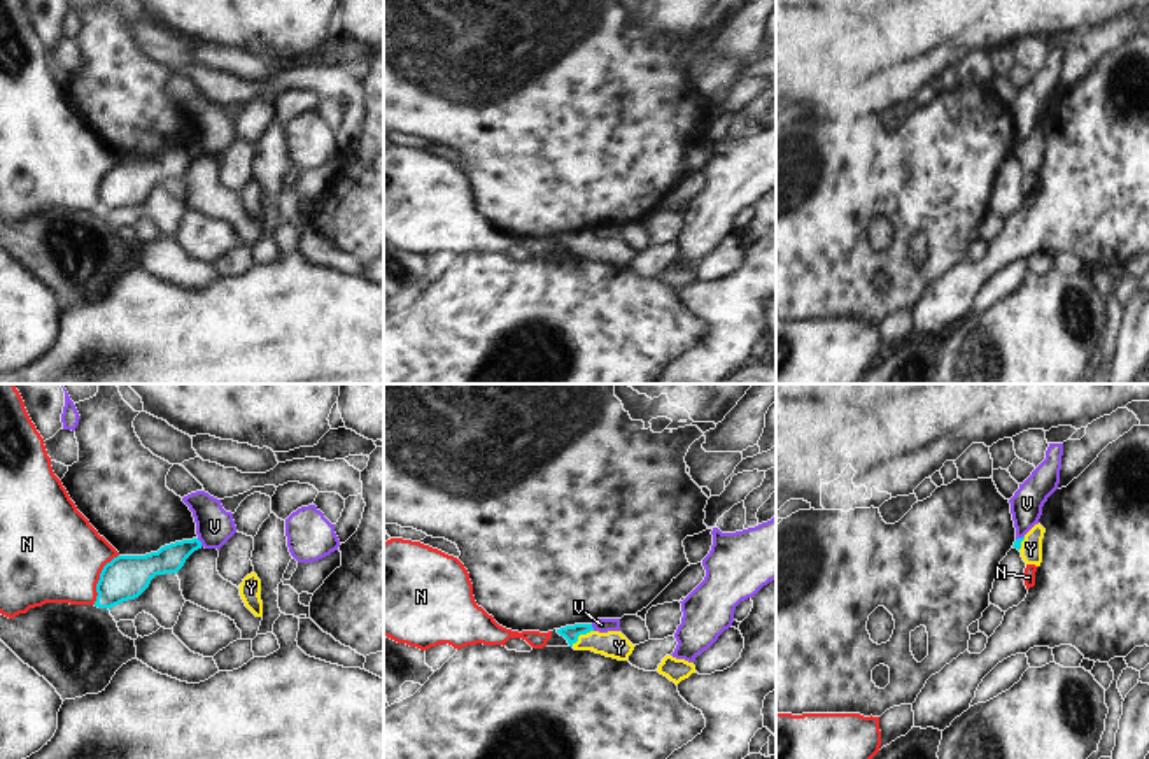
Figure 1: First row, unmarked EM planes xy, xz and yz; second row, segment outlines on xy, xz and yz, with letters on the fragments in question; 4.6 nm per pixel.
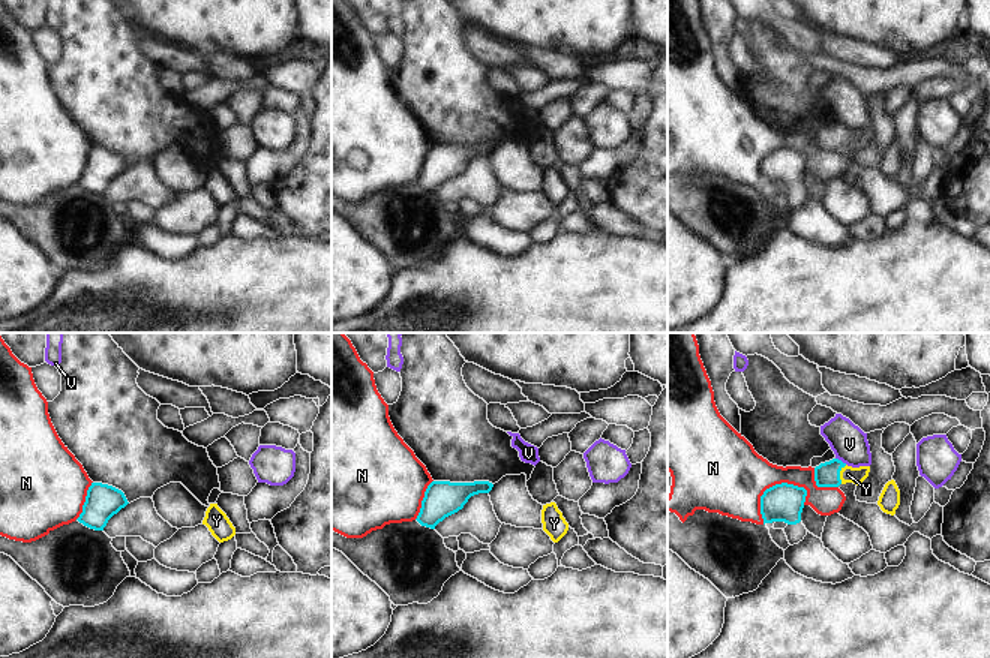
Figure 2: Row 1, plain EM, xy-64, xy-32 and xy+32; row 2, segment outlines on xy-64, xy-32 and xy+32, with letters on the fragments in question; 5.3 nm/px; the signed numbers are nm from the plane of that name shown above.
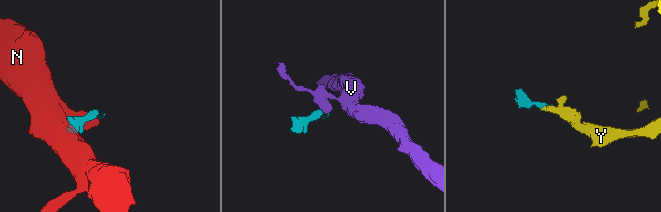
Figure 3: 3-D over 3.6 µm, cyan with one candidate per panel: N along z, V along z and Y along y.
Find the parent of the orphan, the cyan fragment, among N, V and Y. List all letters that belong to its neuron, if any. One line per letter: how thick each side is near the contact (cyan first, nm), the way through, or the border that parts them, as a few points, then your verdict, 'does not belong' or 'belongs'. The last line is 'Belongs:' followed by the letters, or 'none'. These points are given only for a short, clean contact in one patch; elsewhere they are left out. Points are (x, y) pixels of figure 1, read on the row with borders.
N: calibres 200 and 440 nm; does not belong
V: calibres 130 and 180 nm; border xy (197, 539), (202, 546); does not belong
Y: calibres 70 and 120 nm; way xz (571, 633), (580, 633), (589, 640), (613, 644); belongs
Belongs: Y

